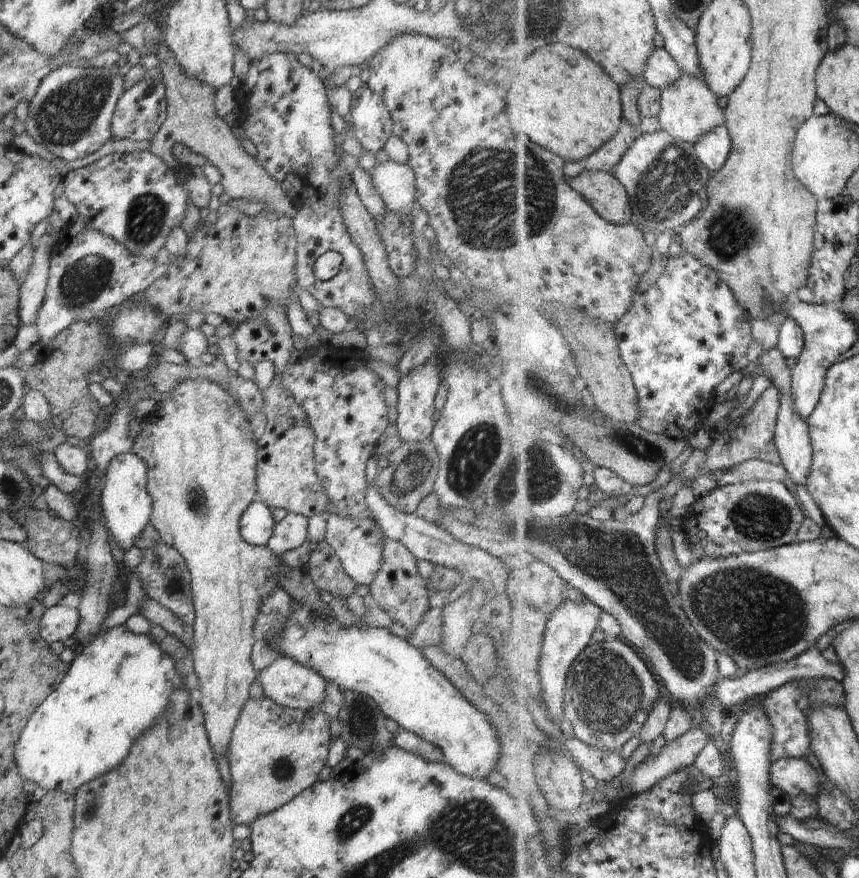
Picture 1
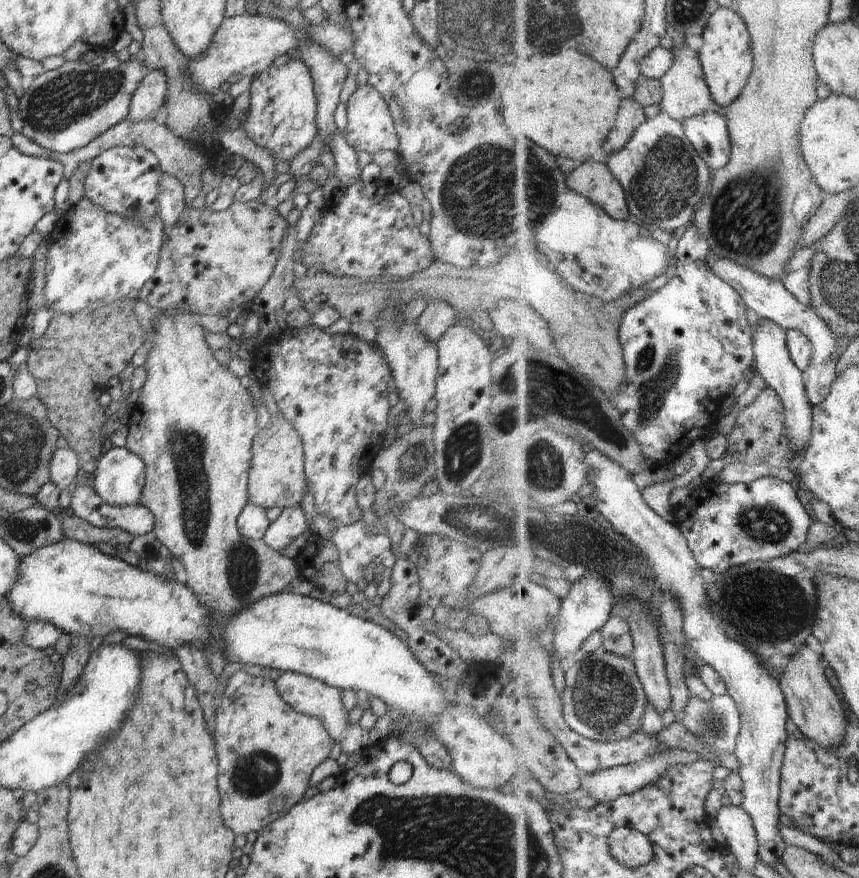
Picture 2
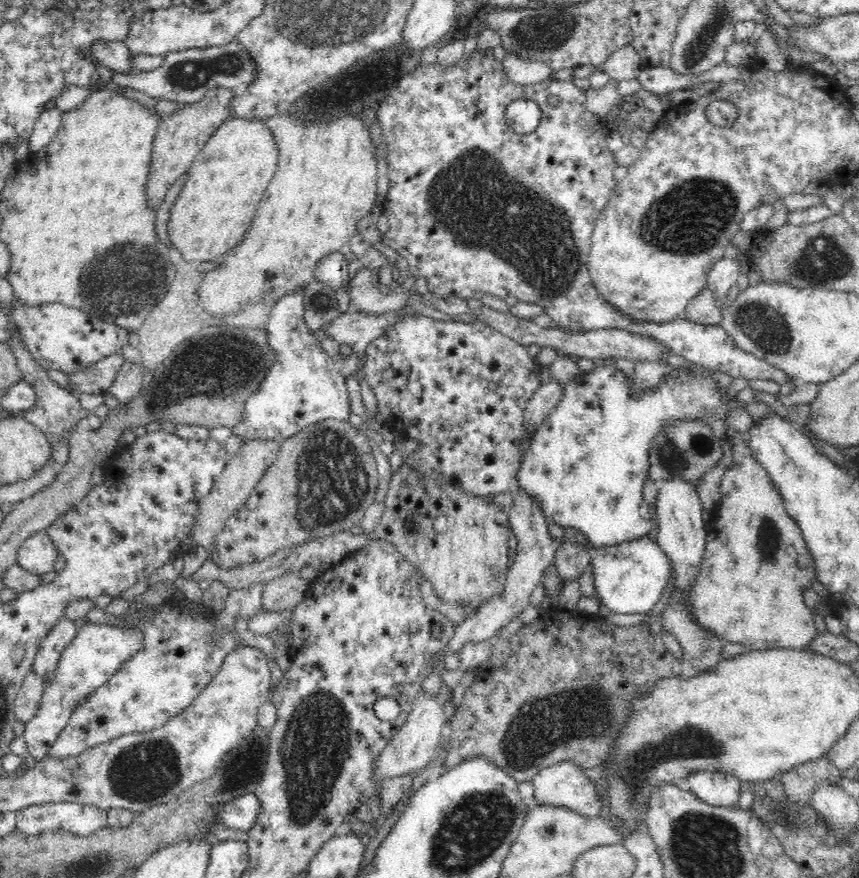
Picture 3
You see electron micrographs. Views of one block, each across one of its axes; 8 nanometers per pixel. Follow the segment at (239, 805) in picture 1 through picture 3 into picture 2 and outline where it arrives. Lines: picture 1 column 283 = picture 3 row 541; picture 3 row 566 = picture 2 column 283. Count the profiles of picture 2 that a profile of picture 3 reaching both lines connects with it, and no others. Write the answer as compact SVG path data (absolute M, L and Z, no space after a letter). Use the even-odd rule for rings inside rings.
M238 670L230 676L214 722L222 823L232 830L235 836L260 832L298 804L309 788L314 769L331 756L334 745L334 740L326 732L322 720L295 712L285 704L276 692L275 682L269 677L254 677L243 670Z

